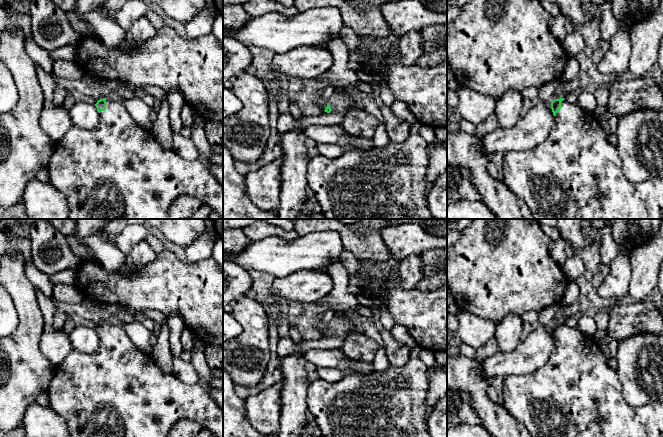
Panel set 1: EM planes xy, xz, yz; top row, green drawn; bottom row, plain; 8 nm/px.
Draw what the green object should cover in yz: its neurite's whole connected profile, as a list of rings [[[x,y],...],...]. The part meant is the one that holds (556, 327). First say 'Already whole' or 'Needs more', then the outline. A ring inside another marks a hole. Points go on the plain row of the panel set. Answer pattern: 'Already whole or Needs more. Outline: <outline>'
Needs more. Outline: [[[564,322],[554,323],[551,326],[551,333],[554,339],[554,351],[547,363],[530,374],[507,375],[503,382],[503,407],[526,427],[531,437],[663,437],[663,402],[652,402],[639,407],[630,406],[622,396],[622,384],[617,371],[608,365],[609,358],[594,337],[586,336]]]

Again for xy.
Needs more. Outline: [[[103,322],[95,328],[100,347],[92,354],[72,350],[55,367],[47,390],[49,407],[67,422],[69,437],[168,437],[180,419],[197,421],[213,435],[223,437],[223,410],[211,394],[198,384],[187,384],[173,373],[165,373],[153,357],[141,352],[118,322]]]

